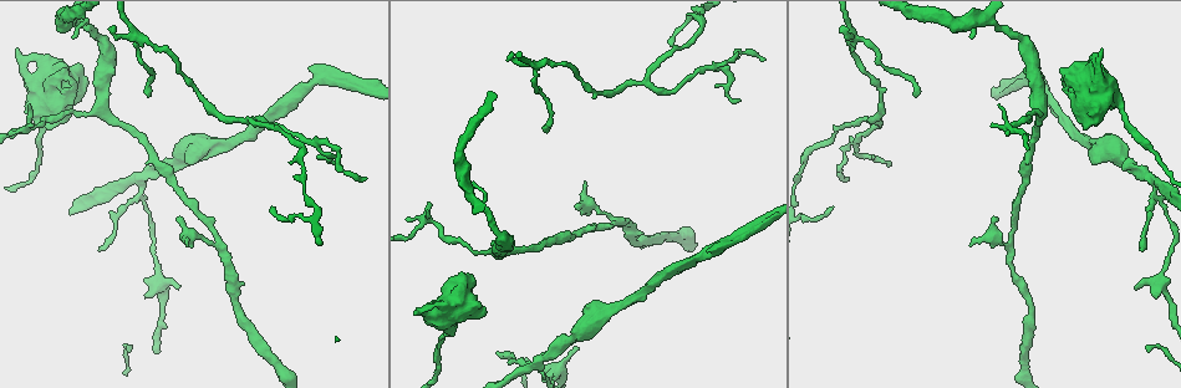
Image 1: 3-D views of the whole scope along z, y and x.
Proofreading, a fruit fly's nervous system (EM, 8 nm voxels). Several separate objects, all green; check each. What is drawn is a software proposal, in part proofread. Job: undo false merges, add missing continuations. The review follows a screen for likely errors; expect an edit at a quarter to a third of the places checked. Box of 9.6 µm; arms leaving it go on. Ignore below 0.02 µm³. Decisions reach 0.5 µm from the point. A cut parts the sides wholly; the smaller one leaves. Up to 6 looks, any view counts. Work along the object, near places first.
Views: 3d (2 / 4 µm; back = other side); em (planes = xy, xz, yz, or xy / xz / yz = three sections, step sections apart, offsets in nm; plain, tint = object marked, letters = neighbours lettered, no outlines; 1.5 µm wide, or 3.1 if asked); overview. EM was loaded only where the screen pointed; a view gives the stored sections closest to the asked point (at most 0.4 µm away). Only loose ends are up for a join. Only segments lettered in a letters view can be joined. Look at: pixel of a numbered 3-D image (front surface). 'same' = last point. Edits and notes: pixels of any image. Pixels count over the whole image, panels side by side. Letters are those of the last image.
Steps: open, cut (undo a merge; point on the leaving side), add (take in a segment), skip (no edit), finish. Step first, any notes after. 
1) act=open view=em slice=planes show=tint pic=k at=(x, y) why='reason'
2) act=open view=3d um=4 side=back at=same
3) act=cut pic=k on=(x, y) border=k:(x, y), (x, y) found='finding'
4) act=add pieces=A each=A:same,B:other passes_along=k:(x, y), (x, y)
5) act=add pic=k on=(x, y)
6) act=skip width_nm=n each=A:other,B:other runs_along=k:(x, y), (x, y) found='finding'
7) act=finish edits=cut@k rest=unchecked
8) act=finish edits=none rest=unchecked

act=open view=3d um=2 pic=1 at=(502, 235) why='sudden change in width'

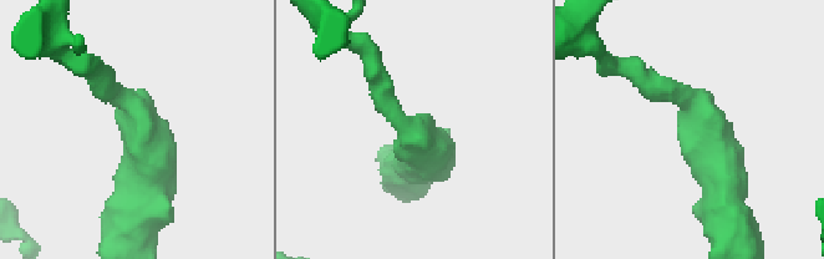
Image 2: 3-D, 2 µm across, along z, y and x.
act=open view=em slice=planes show=letters pic=2 at=(415, 136)

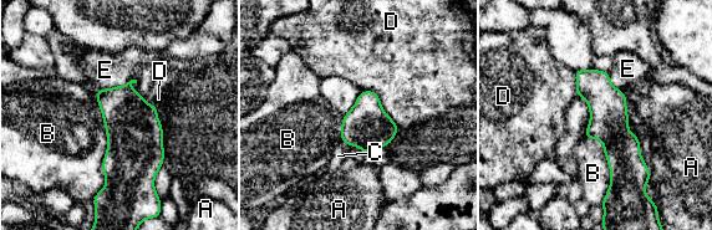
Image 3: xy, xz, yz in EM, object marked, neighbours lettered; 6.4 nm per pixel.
act=skip each=A:other,B:other,C:other,D:other,E:other border=3:(95, 90), (107, 148), (93, 197) found='continuous, no second neuron'

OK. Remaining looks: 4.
act=open view=3d um=2 pic=1 at=(536, 364) why='side arm on a straight run'

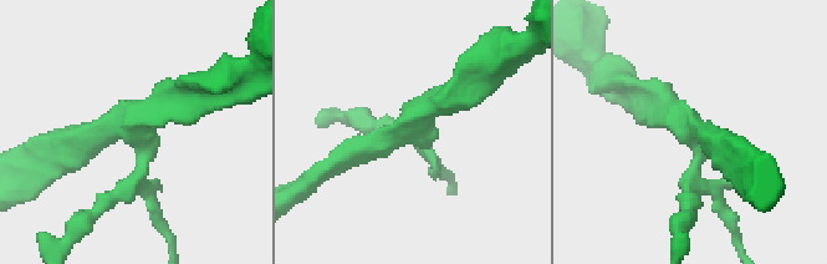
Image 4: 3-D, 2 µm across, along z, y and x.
act=open view=em slice=yz step=4 show=tint pic=4 at=(138, 129) why='now the EM'

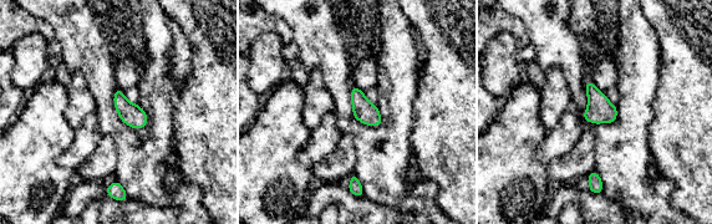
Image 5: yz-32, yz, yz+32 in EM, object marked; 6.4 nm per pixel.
act=open view=em slice=planes show=letters at=same why='cut it another way'

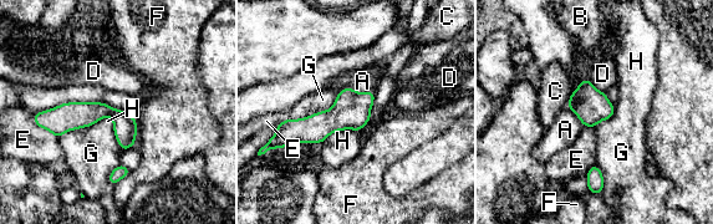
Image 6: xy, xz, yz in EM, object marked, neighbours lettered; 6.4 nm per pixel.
act=skip each=A:other,B:other,C:other,D:other,E:other,F:other,G:other,H:other found='all the same neuron'

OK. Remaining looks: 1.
act=open view=em slice=planes show=letters pic=1 at=(645, 81)

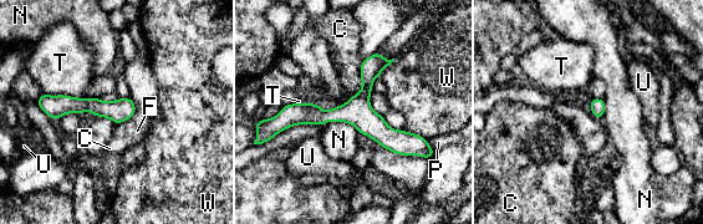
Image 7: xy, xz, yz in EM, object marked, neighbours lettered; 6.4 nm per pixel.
act=skip each=C:other,F:other,N:other,P:other,T:other,U:other,W:other runs_along=7:(280, 122), (360, 115), (421, 140) found='all the same neuron'

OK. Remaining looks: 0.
act=finish edits=none rest=unchecked

